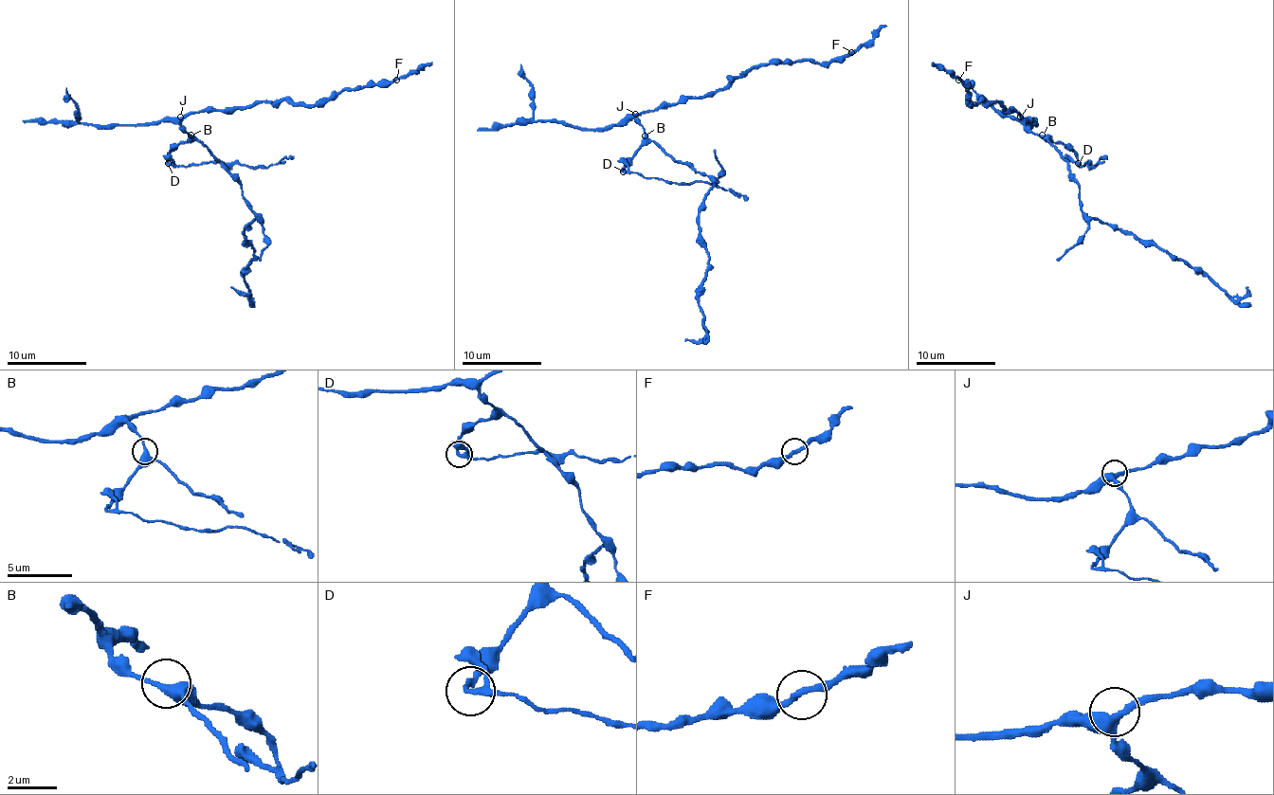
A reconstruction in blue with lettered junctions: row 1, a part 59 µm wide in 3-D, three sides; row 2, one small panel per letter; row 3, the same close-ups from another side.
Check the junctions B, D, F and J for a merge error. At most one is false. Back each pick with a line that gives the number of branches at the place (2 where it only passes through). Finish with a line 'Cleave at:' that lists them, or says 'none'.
D: Branches: 3
Cleave at: D

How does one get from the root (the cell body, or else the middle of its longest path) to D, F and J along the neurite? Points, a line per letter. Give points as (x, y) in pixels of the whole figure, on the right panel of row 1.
D: (1046, 138), (1064, 143), (1074, 153), (1078, 163)
F: (1046, 138), (1032, 133), (1016, 111), (1009, 111), (998, 101), (980, 101), (971, 105), (969, 85), (958, 80)
J: (1046, 138), (1032, 133), (1020, 117)

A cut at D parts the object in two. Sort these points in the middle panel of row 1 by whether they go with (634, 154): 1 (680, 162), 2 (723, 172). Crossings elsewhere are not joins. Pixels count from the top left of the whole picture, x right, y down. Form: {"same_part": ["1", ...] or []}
{"same_part": ["1", "2"]}

